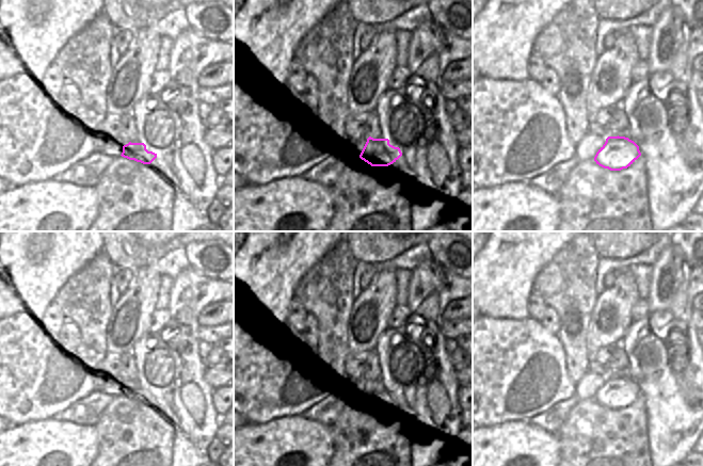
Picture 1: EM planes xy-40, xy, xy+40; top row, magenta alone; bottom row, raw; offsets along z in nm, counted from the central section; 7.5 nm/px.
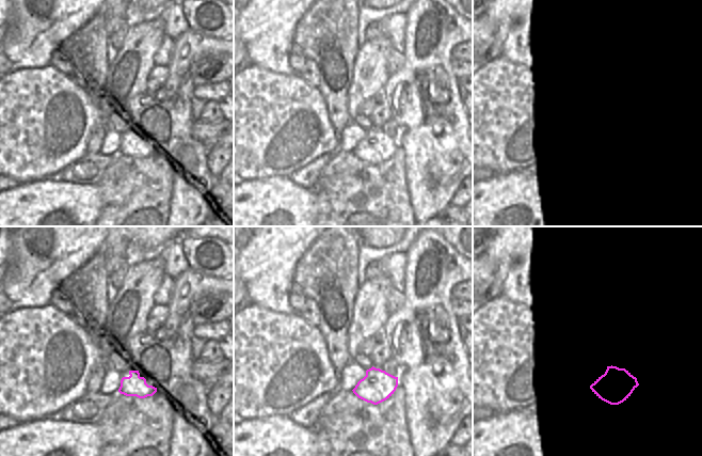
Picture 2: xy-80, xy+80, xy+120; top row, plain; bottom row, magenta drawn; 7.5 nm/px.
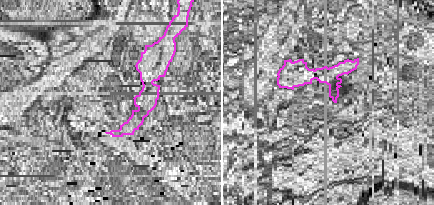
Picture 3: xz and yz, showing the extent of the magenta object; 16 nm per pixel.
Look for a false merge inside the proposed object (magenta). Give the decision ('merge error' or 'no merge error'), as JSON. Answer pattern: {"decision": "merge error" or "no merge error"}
{"decision": "no merge error"}

